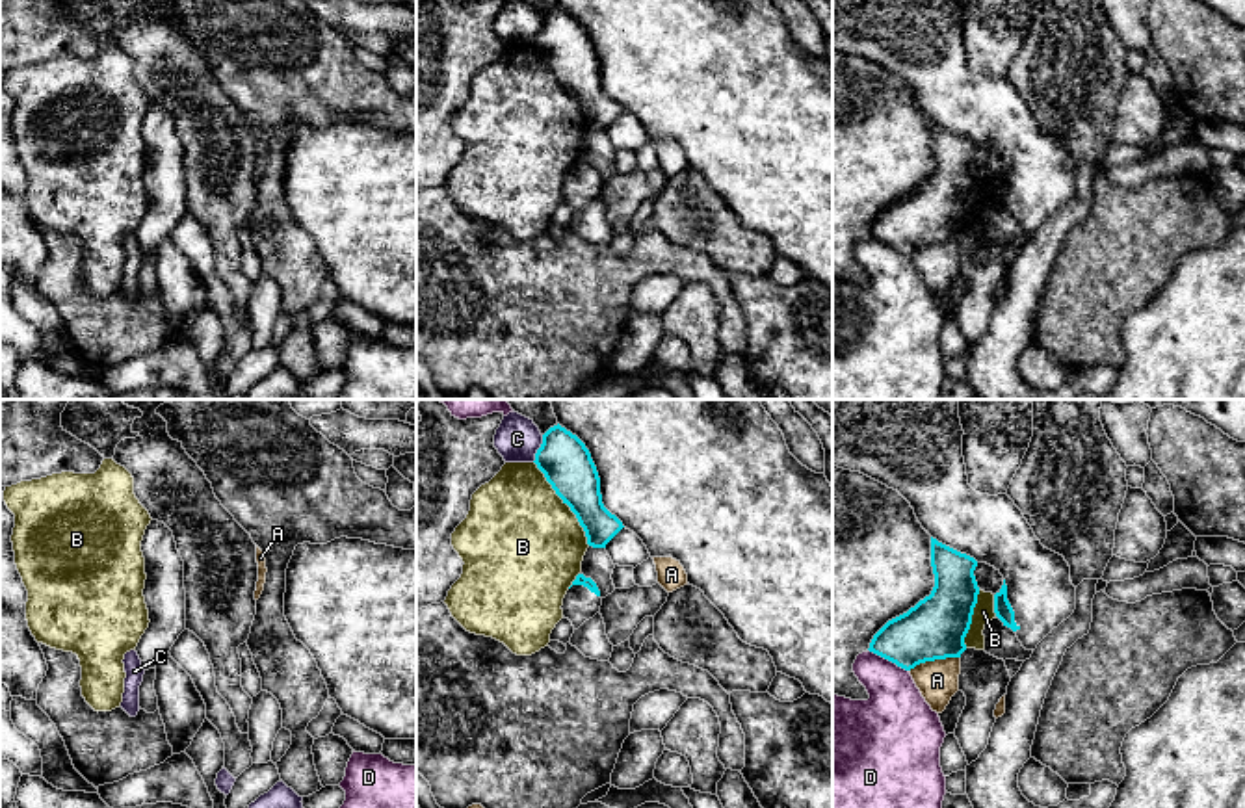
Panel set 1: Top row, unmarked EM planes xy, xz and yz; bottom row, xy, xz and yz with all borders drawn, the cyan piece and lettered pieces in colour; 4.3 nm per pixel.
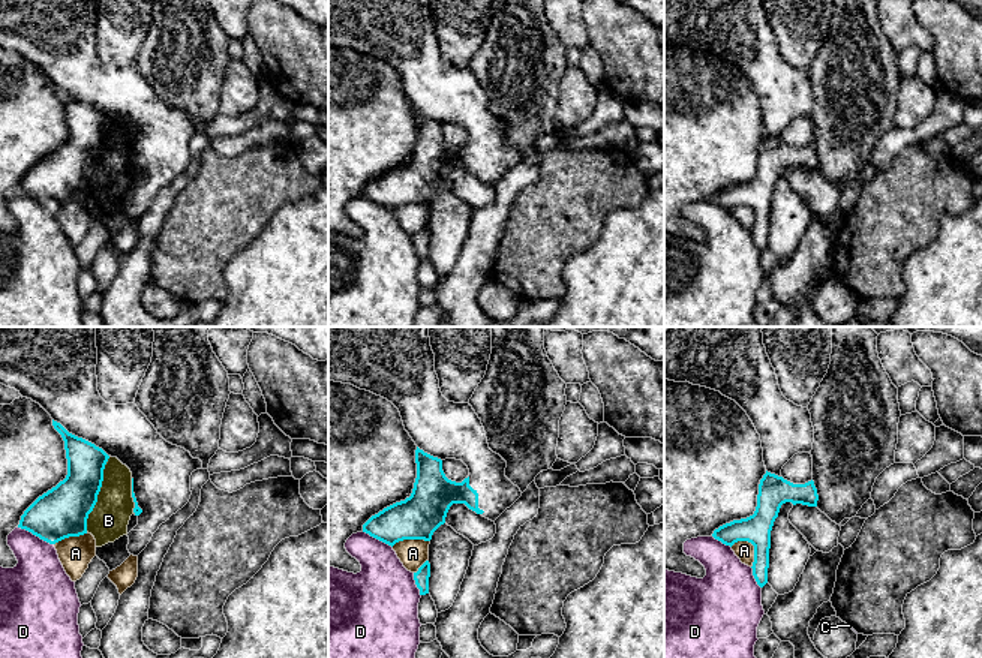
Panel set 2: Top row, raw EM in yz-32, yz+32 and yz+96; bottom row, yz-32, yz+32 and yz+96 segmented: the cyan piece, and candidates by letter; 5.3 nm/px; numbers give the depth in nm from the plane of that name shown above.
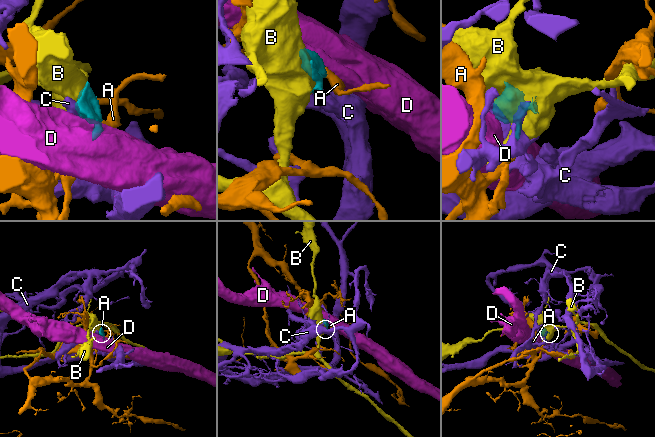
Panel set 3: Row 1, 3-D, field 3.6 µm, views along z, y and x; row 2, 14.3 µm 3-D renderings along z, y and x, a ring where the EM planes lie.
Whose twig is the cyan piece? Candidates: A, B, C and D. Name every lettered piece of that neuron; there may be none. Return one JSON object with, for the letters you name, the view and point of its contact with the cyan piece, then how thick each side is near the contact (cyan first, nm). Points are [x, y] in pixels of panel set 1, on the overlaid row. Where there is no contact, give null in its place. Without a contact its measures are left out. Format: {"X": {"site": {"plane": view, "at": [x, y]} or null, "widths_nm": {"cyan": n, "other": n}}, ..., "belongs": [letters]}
{"belongs": []}

